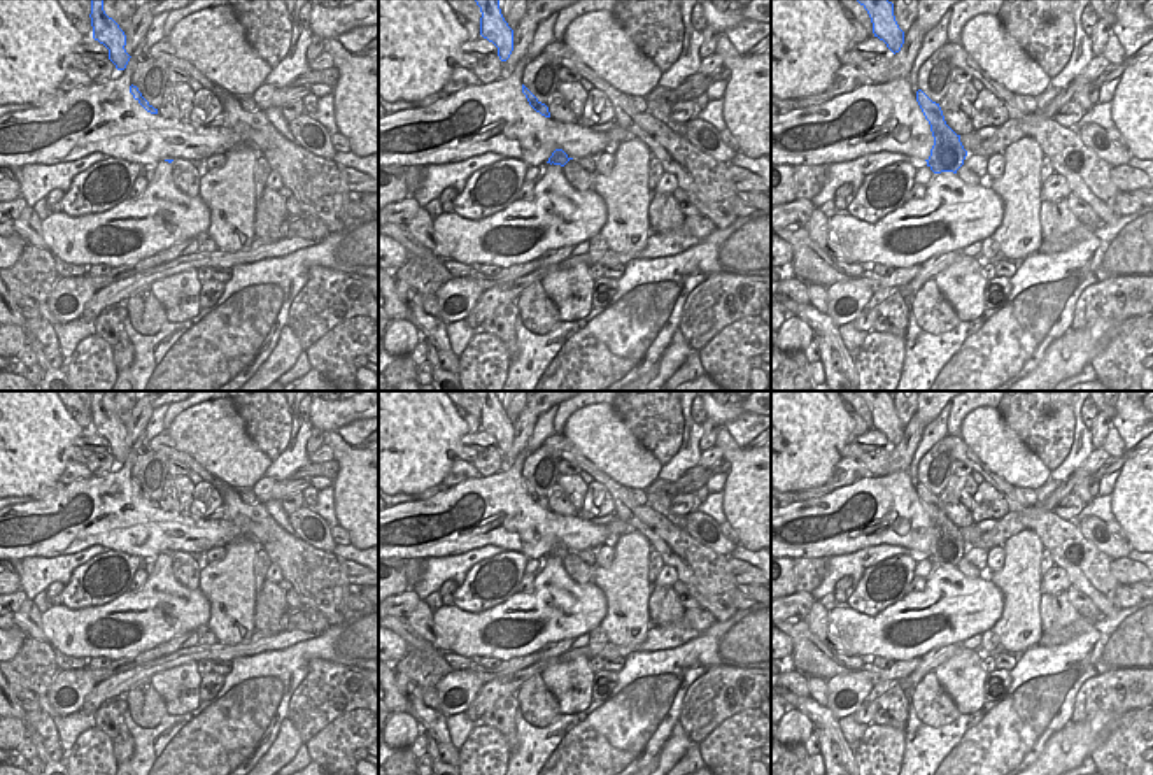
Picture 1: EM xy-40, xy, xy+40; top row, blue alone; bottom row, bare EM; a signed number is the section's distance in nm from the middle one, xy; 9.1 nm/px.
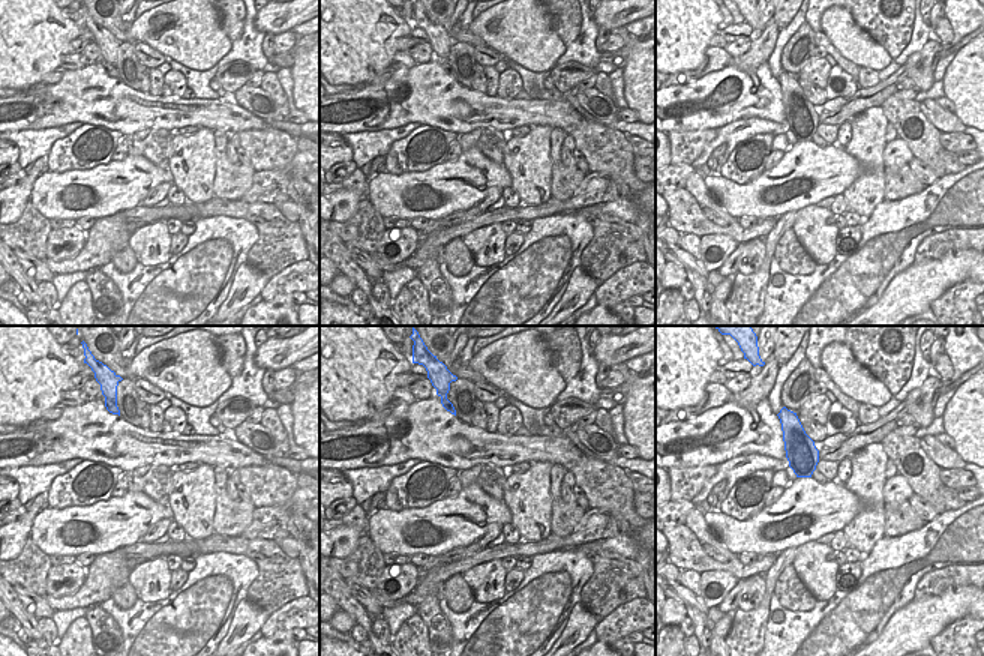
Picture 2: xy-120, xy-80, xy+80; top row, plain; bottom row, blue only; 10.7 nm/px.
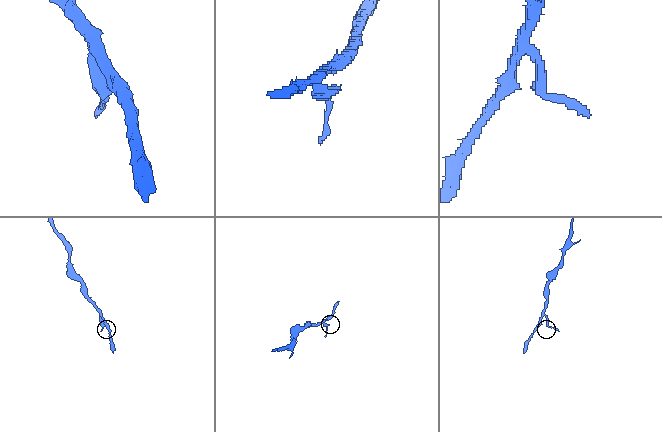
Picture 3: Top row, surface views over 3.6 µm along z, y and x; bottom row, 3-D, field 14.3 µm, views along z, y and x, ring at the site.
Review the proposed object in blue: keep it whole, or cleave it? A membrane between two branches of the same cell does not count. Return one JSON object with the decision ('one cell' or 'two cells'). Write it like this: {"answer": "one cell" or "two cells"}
{"answer": "two cells"}

